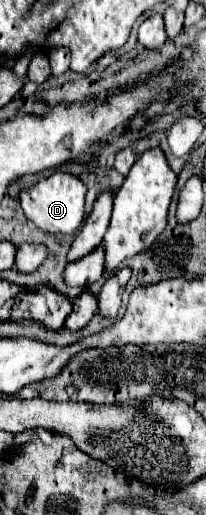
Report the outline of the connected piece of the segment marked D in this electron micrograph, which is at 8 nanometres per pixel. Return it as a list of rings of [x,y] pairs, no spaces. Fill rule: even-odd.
[[[56,172],[34,184],[30,190],[20,192],[20,204],[26,218],[48,234],[76,232],[84,218],[84,198],[86,198],[86,184],[68,172]]]

